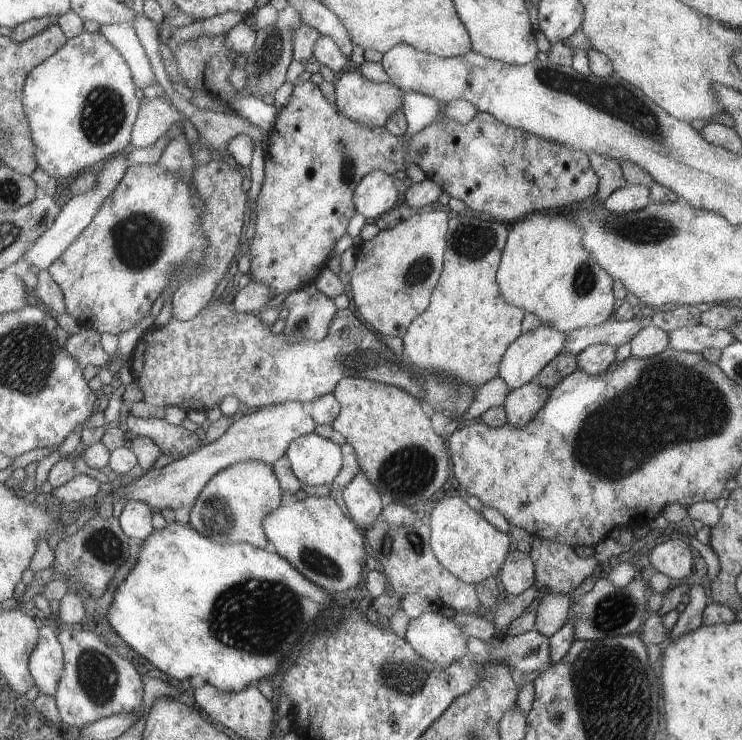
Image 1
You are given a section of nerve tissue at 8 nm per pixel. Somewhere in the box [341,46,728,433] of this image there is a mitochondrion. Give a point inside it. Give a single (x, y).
(613, 101)

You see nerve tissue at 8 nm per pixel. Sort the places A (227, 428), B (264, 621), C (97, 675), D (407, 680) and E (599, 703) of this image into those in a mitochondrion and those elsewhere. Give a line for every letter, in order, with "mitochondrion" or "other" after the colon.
A: other
B: mitochondrion
C: mitochondrion
D: mitochondrion
E: mitochondrion

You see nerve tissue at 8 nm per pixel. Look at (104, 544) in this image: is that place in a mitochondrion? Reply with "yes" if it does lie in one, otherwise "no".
yes

